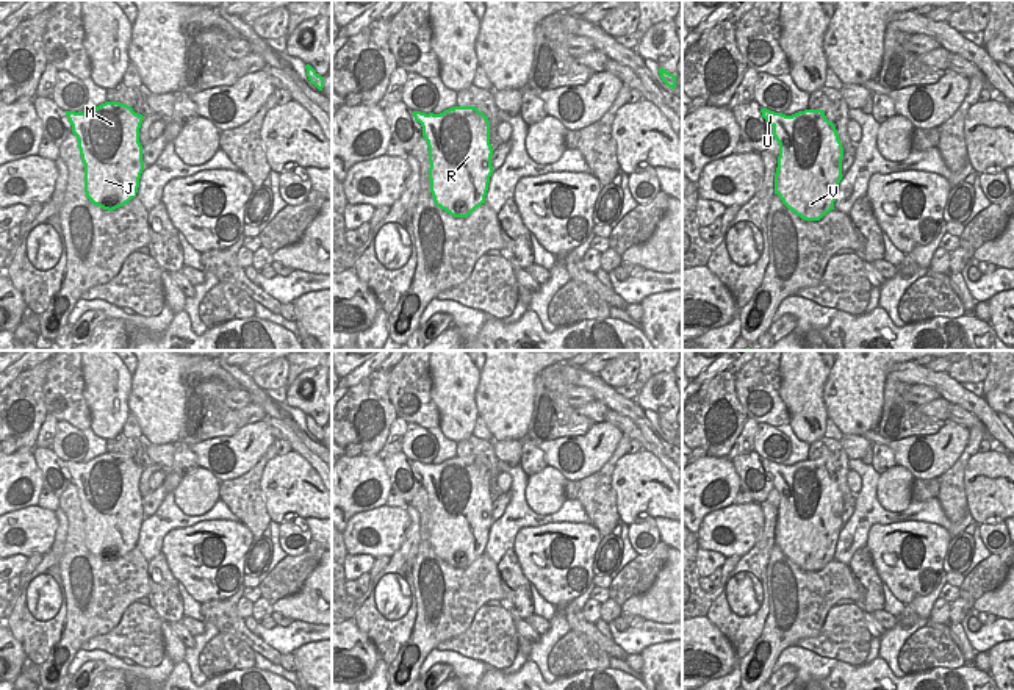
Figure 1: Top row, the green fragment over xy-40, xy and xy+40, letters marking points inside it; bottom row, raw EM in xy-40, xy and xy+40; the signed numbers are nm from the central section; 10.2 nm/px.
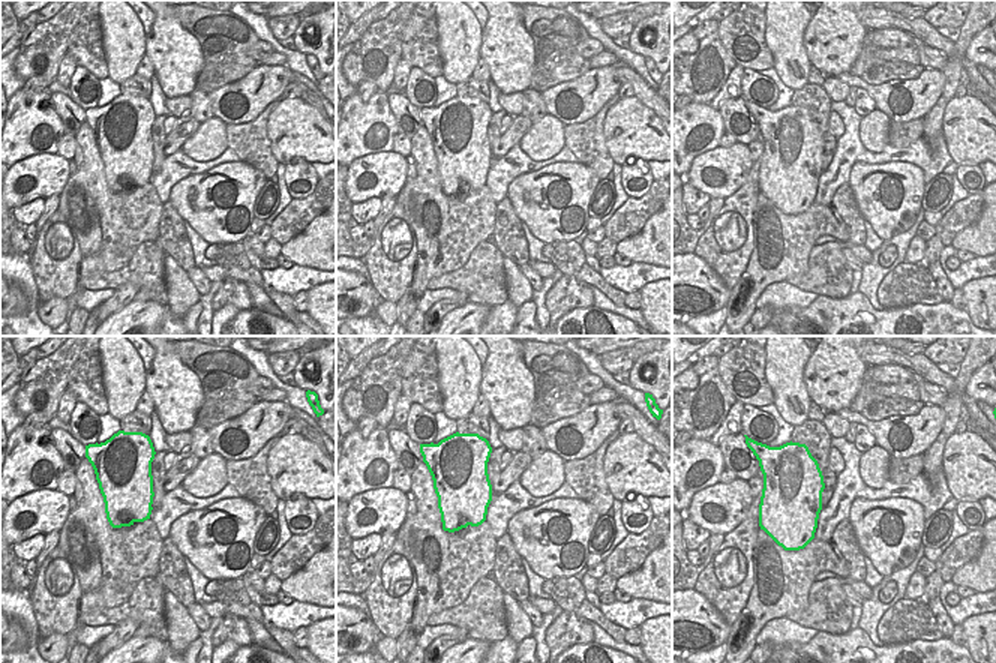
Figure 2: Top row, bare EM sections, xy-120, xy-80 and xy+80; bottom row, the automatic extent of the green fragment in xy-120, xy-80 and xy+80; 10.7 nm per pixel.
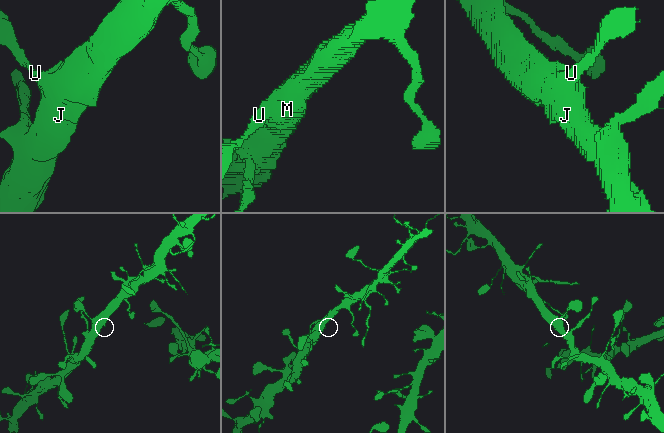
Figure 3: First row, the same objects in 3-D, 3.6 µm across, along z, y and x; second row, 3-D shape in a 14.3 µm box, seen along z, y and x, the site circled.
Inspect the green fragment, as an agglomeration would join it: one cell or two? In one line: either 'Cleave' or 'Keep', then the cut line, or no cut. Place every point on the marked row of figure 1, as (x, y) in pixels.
Keep. No split

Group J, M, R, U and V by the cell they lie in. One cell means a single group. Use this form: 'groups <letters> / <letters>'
groups J M R U V

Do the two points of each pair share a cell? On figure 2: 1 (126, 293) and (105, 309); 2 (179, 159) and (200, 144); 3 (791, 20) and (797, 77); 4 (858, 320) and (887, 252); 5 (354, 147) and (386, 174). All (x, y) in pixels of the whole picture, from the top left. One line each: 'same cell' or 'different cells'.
1: same cell
2: different cells
3: same cell
4: different cells
5: different cells

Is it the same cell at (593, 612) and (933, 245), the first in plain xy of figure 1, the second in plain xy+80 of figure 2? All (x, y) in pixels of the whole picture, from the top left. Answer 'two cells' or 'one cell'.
two cells

